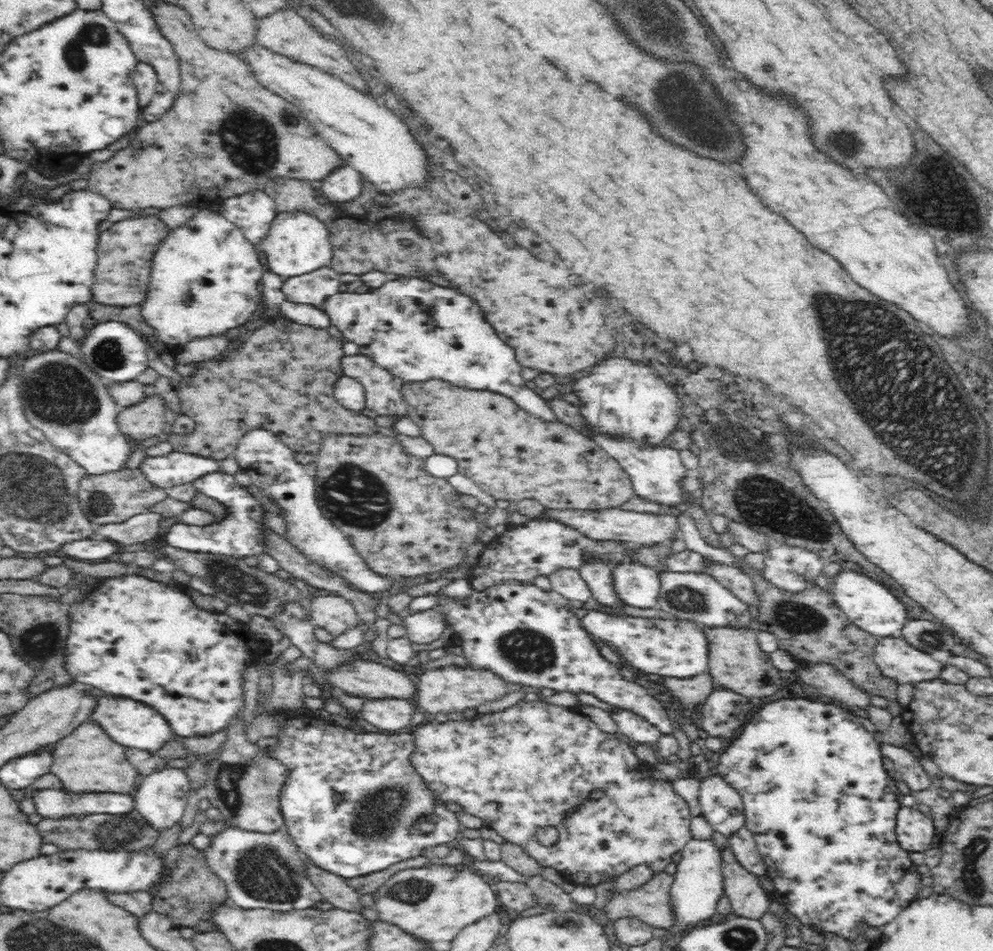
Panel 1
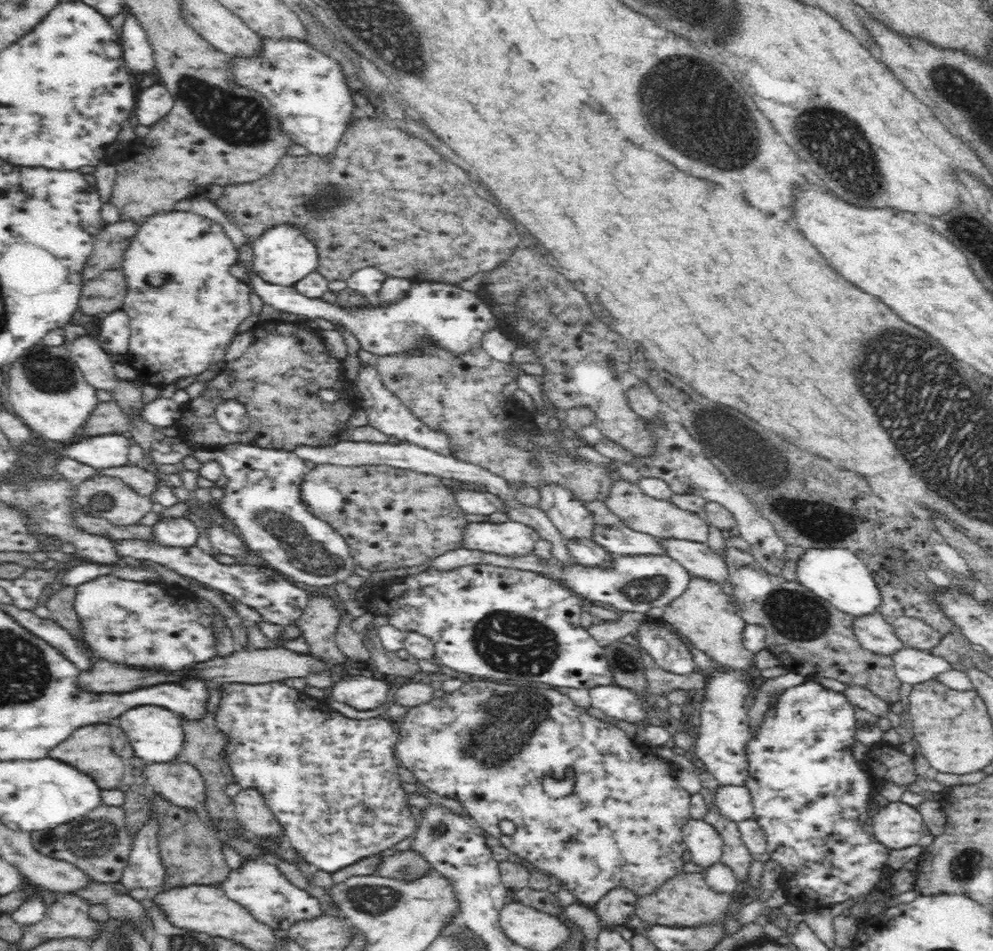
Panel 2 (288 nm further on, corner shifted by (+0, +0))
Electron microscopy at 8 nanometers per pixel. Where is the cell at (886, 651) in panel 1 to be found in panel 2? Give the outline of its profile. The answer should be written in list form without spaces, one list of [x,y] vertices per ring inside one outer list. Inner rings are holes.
[[[882,614],[856,618],[854,632],[866,654],[878,654],[878,656],[892,658],[894,654],[906,648],[904,642],[896,636],[894,626],[890,626]]]

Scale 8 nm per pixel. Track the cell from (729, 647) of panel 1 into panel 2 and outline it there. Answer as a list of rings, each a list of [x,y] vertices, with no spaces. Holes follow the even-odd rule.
[[[692,578],[688,584],[686,592],[682,598],[676,598],[664,608],[664,618],[666,624],[678,628],[692,644],[696,650],[704,652],[712,660],[716,660],[720,666],[728,666],[730,670],[748,670],[752,668],[756,654],[746,650],[744,644],[744,632],[748,628],[746,620],[740,616],[732,596],[724,594],[722,588],[714,582],[702,580],[702,578]]]

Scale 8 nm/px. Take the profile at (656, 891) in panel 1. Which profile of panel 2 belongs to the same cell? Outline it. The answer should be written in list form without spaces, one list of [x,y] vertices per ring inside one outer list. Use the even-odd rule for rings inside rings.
[[[676,874],[664,884],[660,884],[654,892],[644,894],[634,904],[634,916],[650,926],[666,926],[666,928],[692,928],[704,926],[712,922],[722,922],[728,906],[734,902],[732,894],[714,892],[706,884],[706,874]]]

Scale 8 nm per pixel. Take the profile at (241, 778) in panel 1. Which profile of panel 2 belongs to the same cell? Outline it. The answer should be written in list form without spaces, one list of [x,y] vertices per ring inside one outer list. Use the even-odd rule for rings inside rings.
[[[242,790],[234,800],[236,820],[256,838],[284,838],[284,828],[272,814],[270,806],[266,804],[266,798],[260,794],[260,790]]]

